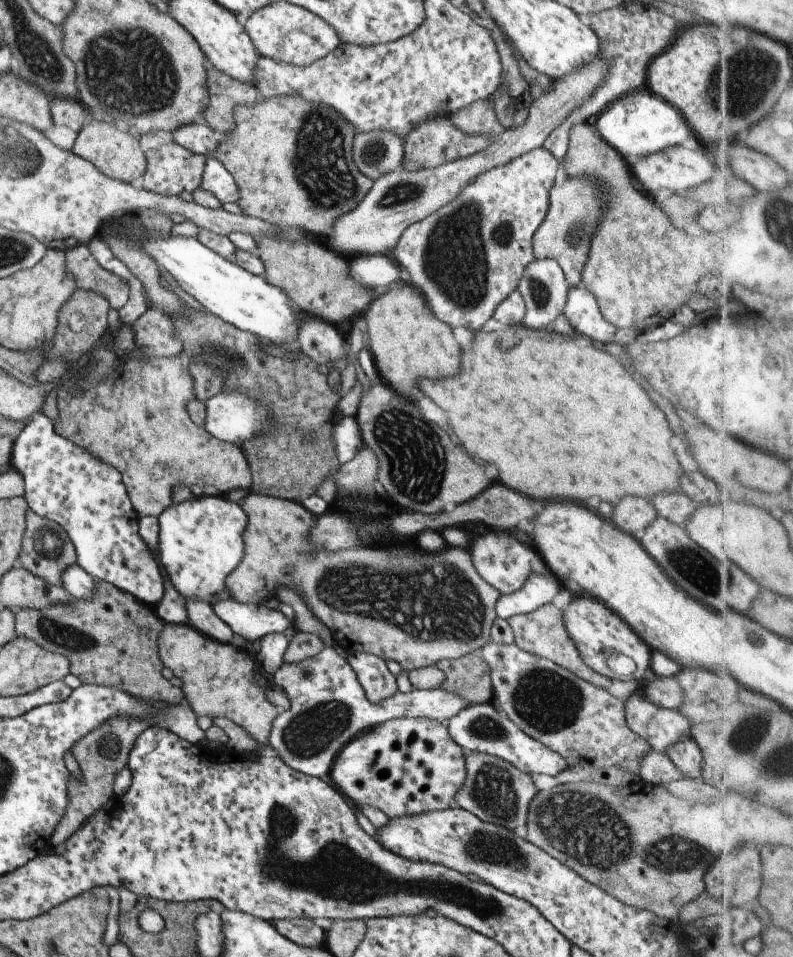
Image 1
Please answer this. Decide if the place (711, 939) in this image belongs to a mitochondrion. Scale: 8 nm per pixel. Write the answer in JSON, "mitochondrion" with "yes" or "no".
{"mitochondrion":"no"}

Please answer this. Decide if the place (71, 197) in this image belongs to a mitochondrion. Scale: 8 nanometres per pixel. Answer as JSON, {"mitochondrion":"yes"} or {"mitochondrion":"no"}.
{"mitochondrion":"no"}

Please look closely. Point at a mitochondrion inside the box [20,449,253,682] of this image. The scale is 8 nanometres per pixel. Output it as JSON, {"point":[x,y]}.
{"point":[66,638]}

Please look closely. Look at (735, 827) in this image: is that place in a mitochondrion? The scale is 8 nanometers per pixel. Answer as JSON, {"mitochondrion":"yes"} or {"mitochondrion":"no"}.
{"mitochondrion":"no"}

